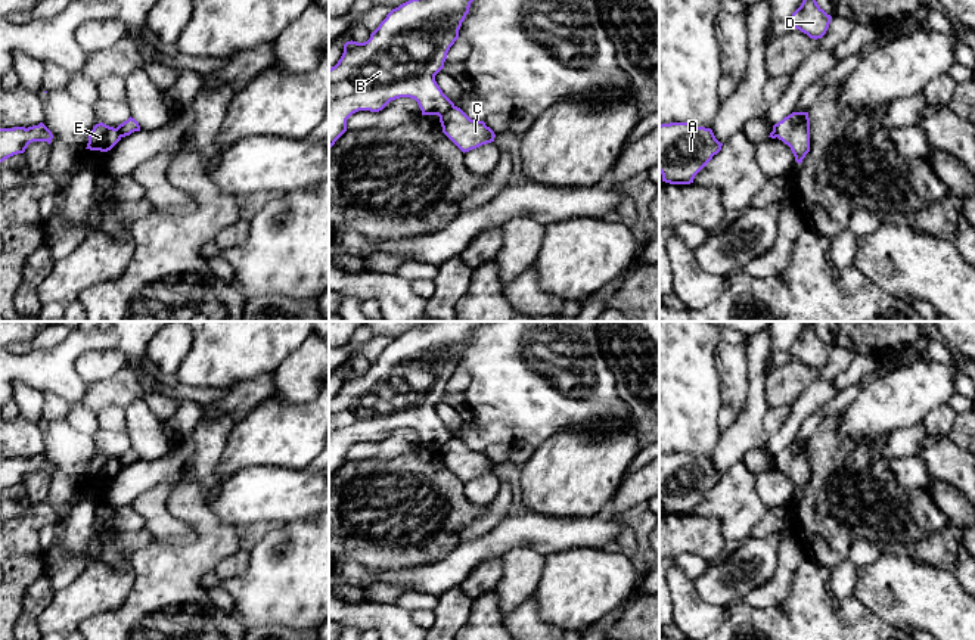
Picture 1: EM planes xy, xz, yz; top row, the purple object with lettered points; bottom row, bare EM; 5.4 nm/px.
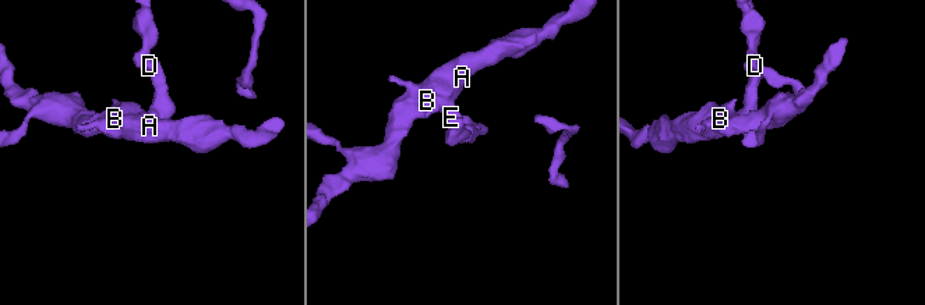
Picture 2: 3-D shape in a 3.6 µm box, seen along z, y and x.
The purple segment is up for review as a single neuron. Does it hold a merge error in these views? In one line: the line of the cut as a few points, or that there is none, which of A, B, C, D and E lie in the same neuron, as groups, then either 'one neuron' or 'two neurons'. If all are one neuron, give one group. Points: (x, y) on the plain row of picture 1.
cut xz (453, 435), (438, 446); groups A B E / C D; two neurons

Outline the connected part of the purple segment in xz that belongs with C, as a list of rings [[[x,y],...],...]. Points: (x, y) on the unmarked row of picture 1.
[[[453,436],[438,445],[443,463],[465,484],[494,472],[494,462],[484,451],[471,450],[460,438]]]

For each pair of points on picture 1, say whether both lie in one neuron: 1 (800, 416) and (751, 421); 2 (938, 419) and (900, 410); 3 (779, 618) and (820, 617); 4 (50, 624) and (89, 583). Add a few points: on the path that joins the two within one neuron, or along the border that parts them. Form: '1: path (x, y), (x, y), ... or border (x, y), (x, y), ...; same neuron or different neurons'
1: path (788, 429), (779, 438), (766, 438), (761, 434); same neuron
2: border (947, 403), (934, 407), (919, 422); different neurons
3: path (789, 618), (810, 618); same neuron
4: path (61, 614), (81, 593); same neuron

